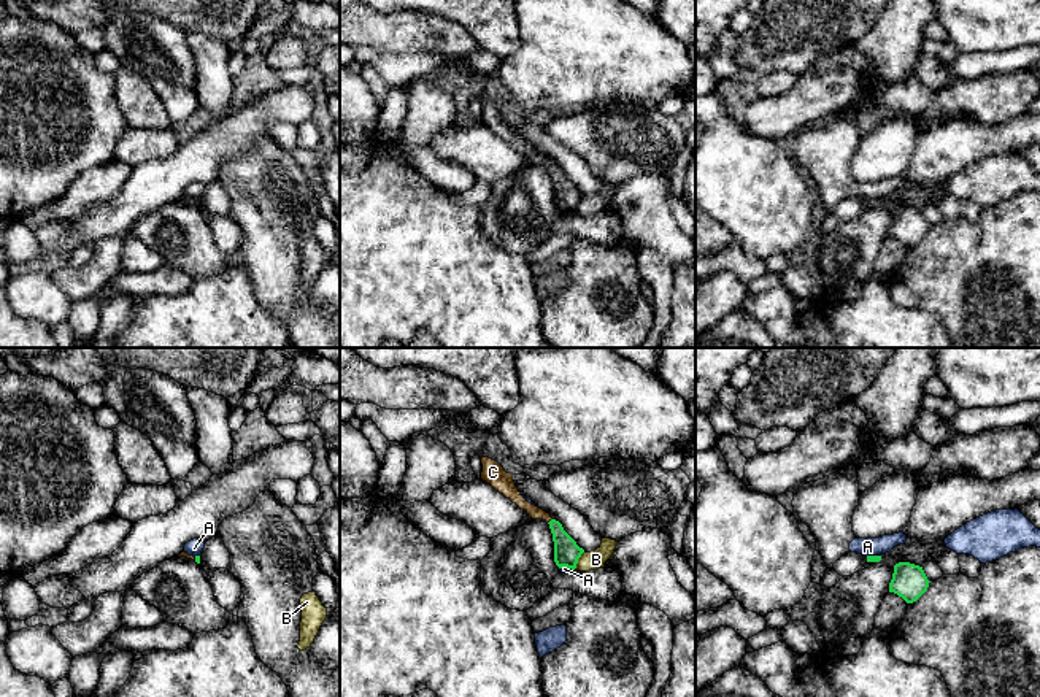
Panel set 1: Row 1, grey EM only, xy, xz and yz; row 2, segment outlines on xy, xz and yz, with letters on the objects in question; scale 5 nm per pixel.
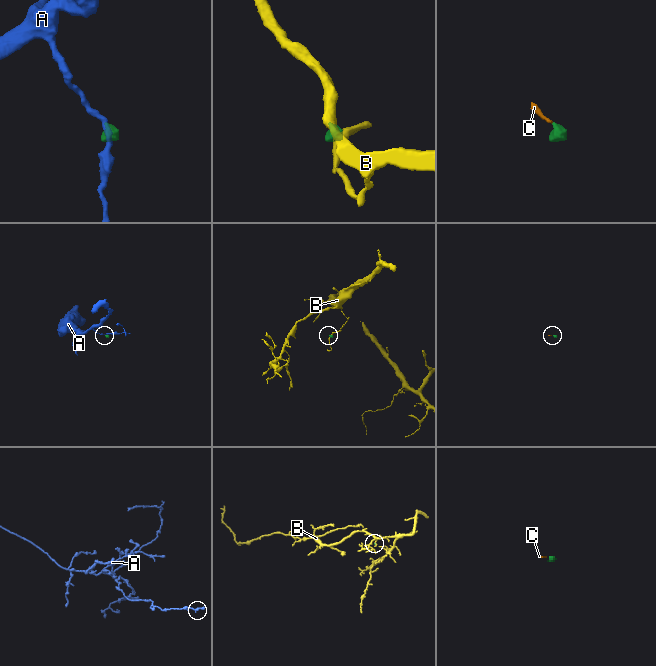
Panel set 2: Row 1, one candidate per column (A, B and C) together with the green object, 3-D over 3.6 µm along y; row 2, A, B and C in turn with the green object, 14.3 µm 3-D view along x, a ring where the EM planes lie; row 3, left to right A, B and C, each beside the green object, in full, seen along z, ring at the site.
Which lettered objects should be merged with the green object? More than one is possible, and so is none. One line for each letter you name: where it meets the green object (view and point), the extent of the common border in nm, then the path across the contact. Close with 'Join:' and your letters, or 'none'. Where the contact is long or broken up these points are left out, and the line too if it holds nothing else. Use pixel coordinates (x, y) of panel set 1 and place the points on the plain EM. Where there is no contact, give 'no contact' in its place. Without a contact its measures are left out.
C: meets green in xz at (550, 165); contact 40 nm long; runs through xz (567, 197), (556, 172), (550, 165), (526, 151), (512, 137)
Join: C

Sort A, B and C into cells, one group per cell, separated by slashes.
A / B / C

